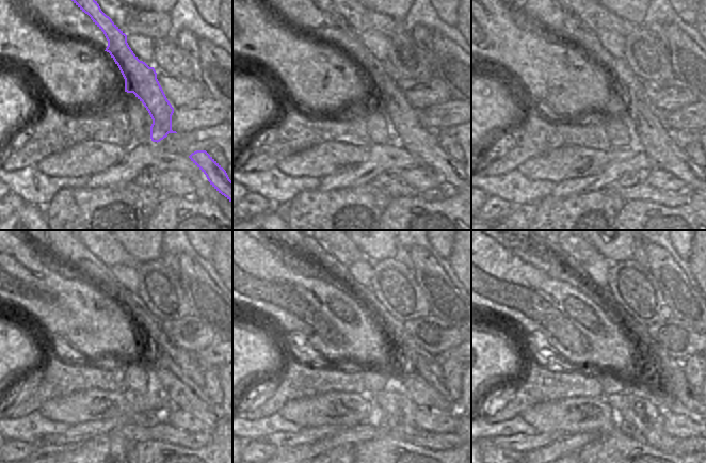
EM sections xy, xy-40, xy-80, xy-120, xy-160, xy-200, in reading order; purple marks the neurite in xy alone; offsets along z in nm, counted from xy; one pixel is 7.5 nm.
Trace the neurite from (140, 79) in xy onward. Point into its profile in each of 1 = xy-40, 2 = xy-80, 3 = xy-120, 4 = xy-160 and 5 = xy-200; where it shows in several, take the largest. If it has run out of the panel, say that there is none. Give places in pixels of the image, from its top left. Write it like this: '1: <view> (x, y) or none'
1: xy-40 (414, 138)
2: xy-80 (657, 142)
3: xy-120 (182, 393)
4: xy-160 (424, 396)
5: xy-200 (651, 383)

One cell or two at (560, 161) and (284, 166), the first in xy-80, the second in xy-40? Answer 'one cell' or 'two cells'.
one cell

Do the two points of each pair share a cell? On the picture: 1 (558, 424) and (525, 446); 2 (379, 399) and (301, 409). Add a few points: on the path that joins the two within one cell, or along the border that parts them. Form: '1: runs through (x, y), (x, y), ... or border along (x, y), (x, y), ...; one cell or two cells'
1: border along (536, 433), (567, 434); two cells
2: border along (366, 394), (371, 397), (382, 411); two cells

